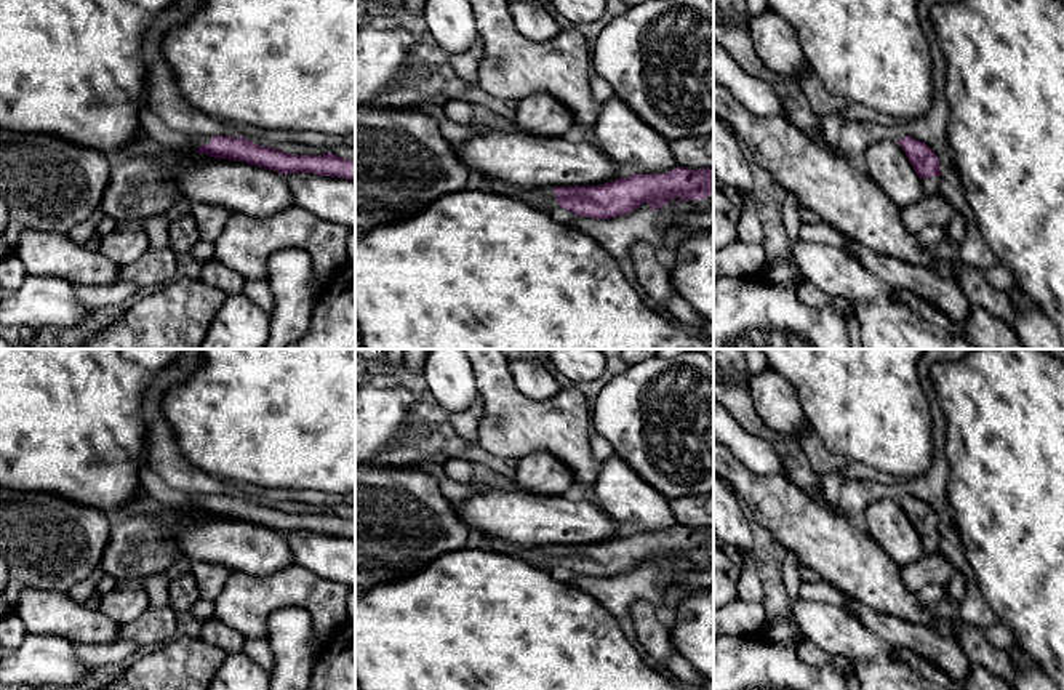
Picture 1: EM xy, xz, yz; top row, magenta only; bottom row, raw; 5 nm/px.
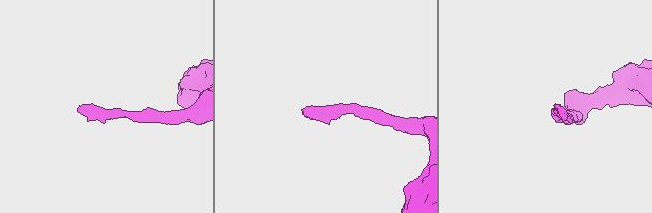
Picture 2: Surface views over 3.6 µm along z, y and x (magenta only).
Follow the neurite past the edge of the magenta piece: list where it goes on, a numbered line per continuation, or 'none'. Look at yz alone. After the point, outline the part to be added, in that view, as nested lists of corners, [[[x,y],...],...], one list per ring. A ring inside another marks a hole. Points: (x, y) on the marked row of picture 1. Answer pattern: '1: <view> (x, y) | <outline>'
1: yz (932, 186) | [[[942,176],[922,178],[922,189],[923,189],[923,194],[928,197],[941,194],[942,187],[944,187]]]

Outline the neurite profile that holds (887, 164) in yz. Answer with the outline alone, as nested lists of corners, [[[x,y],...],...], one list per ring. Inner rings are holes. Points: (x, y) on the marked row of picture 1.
[[[882,139],[870,144],[866,152],[866,171],[898,208],[925,197],[922,179],[898,141]]]

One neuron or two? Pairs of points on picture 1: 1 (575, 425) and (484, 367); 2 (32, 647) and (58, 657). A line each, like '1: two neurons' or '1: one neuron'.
1: one neuron
2: one neuron

